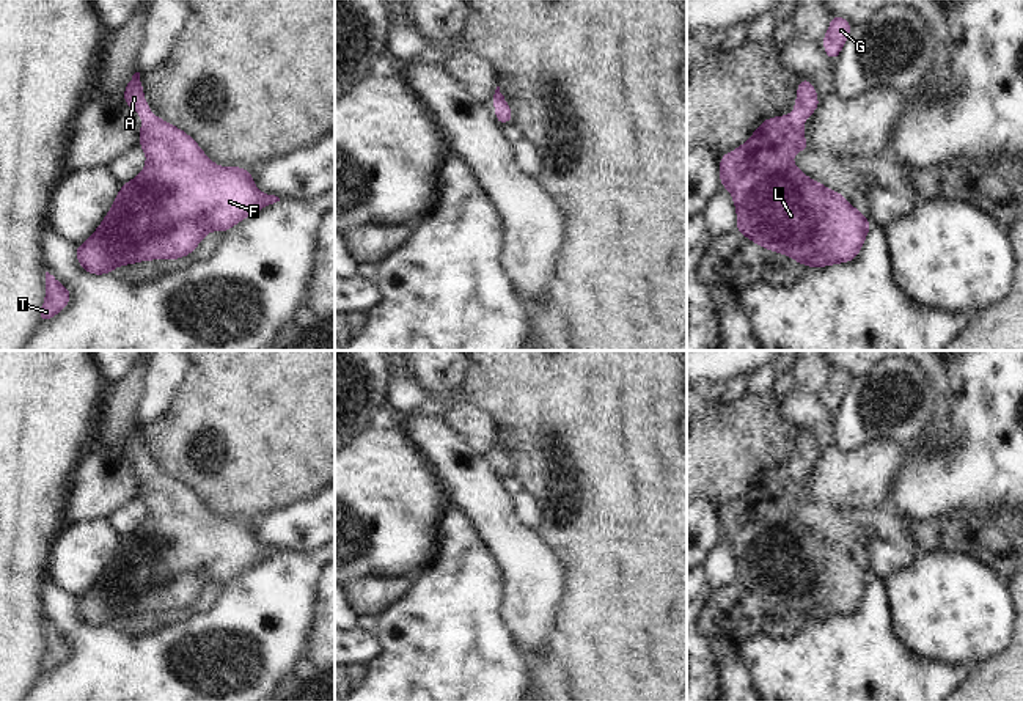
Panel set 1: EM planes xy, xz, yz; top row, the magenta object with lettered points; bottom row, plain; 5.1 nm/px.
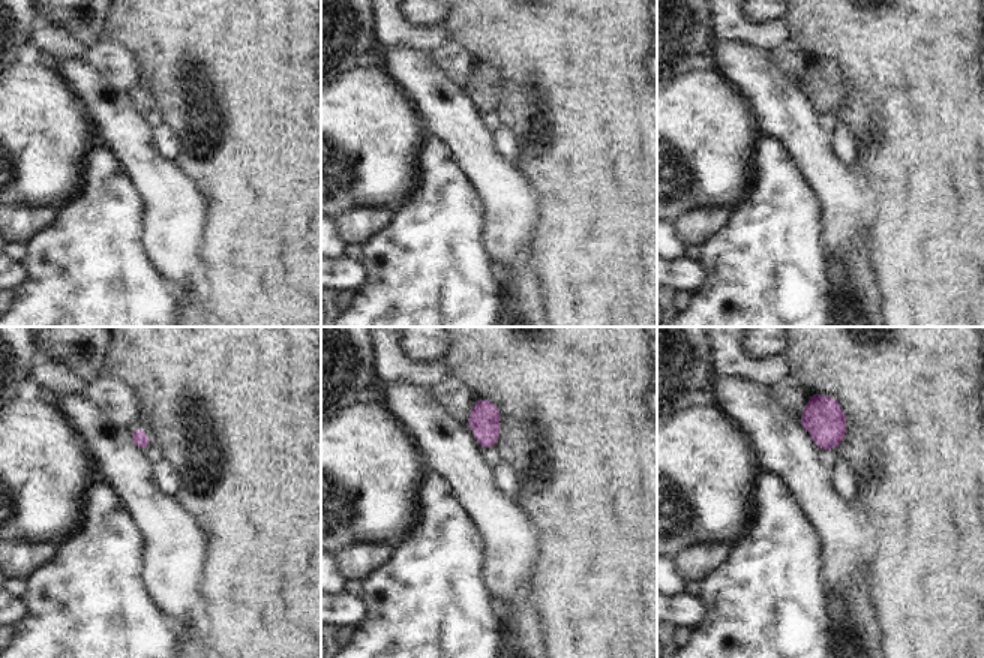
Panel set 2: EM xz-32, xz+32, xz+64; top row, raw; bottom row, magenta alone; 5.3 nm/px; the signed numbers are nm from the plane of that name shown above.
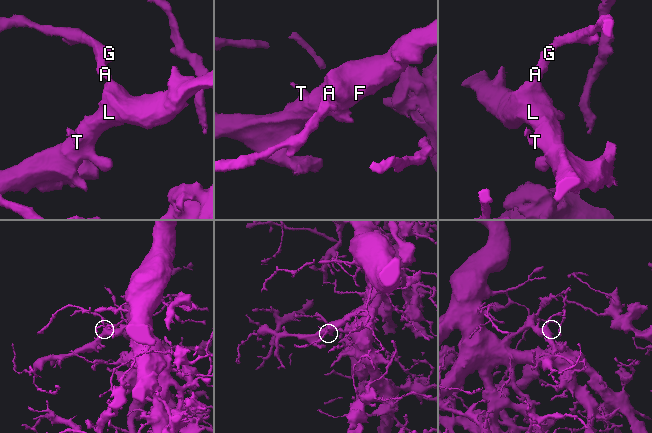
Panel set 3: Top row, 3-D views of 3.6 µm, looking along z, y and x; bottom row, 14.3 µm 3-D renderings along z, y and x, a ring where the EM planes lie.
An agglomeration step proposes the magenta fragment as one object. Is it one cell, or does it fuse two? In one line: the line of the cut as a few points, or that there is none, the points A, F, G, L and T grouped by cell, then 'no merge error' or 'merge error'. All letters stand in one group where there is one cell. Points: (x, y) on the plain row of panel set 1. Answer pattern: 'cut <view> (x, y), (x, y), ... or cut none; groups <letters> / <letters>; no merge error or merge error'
cut none; groups A F G L T; no merge error

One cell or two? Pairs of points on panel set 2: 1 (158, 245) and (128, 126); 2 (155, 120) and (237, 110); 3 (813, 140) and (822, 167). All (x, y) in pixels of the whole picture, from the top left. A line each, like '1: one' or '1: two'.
1: one
2: two
3: one

